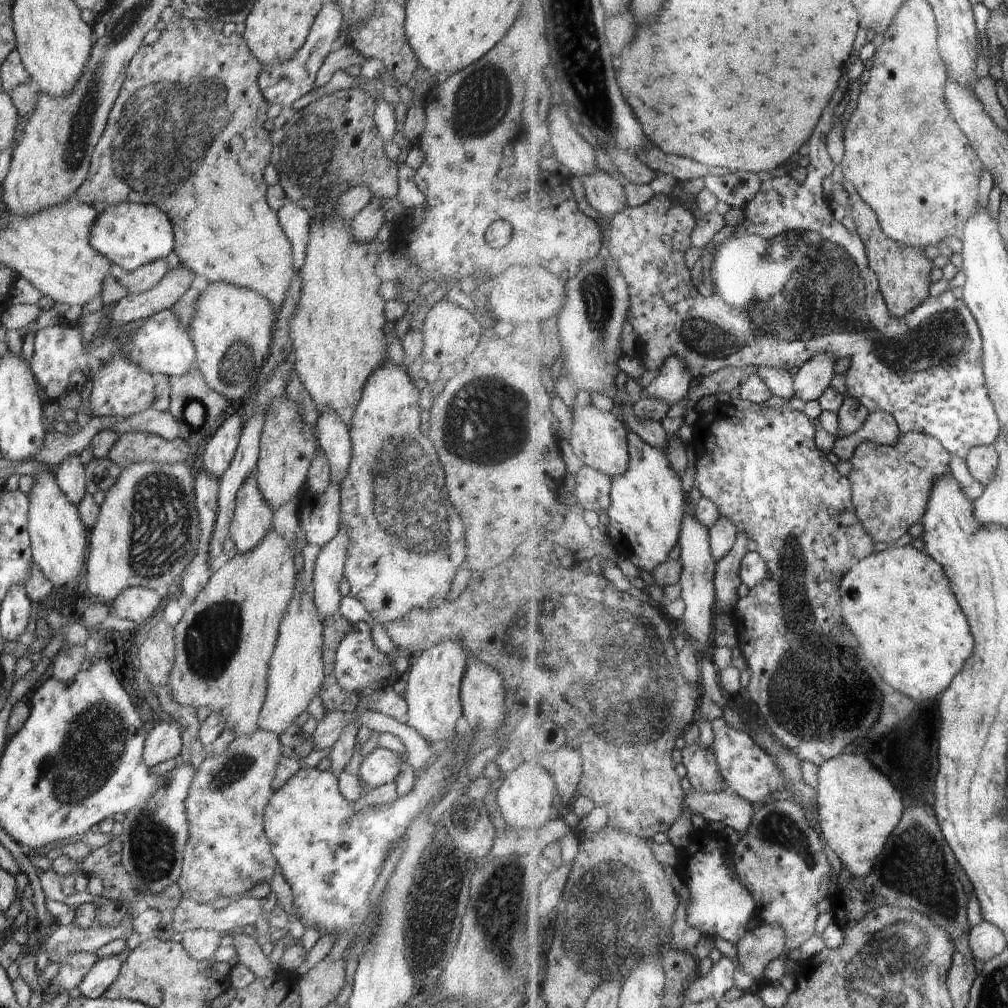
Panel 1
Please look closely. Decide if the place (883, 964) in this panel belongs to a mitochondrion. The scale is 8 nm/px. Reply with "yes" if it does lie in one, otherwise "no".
yes

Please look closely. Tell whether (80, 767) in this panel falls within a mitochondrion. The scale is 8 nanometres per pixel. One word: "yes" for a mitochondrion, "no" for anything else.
yes

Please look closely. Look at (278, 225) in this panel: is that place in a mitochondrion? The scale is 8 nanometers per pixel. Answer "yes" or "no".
no

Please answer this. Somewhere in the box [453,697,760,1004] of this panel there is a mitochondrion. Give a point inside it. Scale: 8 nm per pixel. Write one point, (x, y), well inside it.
(610, 912)

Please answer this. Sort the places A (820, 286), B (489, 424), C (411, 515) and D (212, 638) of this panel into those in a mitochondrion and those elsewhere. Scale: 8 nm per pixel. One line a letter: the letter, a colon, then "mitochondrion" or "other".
A: mitochondrion
B: mitochondrion
C: mitochondrion
D: mitochondrion

